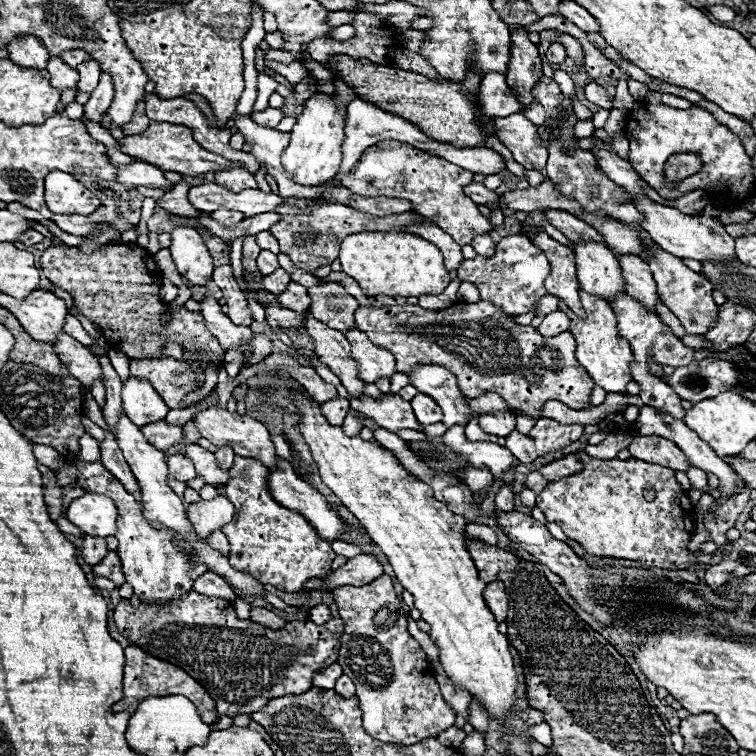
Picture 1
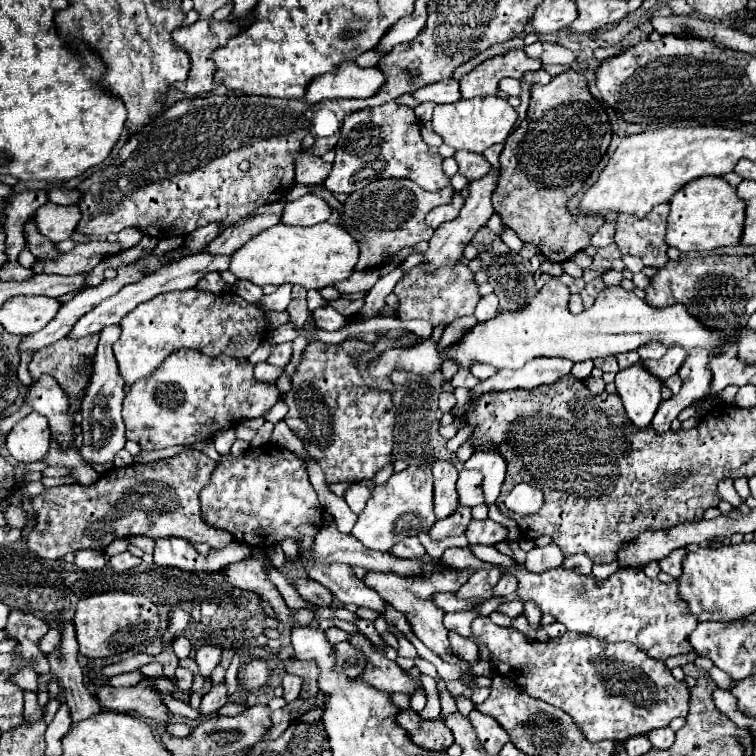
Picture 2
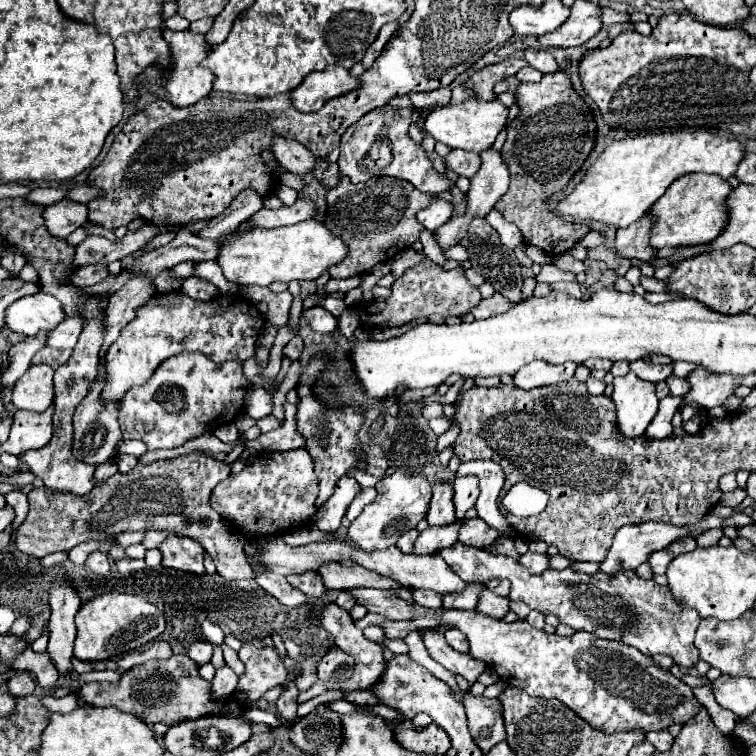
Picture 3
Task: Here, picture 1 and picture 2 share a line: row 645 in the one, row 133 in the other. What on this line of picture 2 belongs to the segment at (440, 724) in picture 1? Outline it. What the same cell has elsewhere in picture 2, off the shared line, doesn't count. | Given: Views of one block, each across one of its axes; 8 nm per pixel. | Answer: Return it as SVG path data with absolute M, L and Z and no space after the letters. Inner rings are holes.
M388 102L346 116L340 140L334 150L334 168L324 182L330 192L348 194L380 178L408 178L428 192L446 188L450 184L450 178L442 172L442 156L436 148L424 144L424 140L420 138L420 126L414 108L404 104Z

